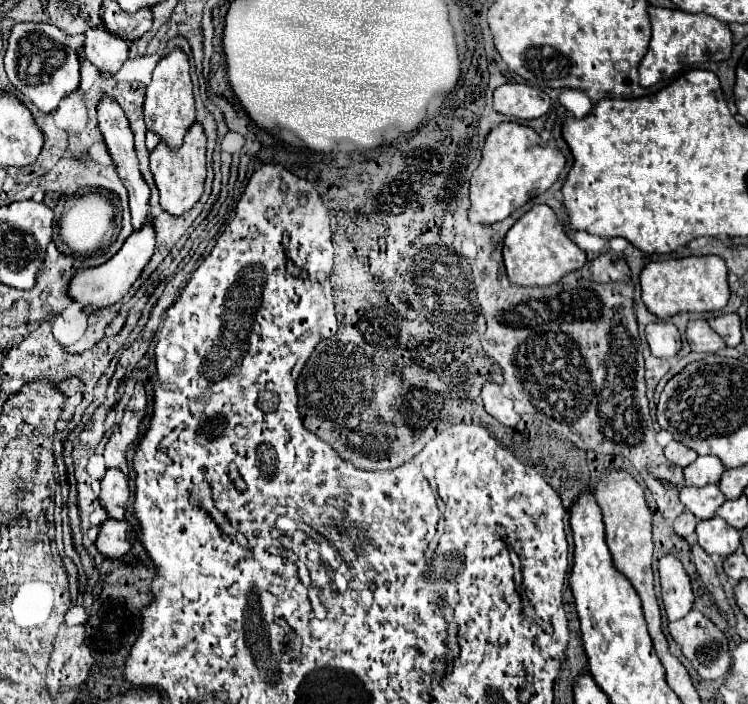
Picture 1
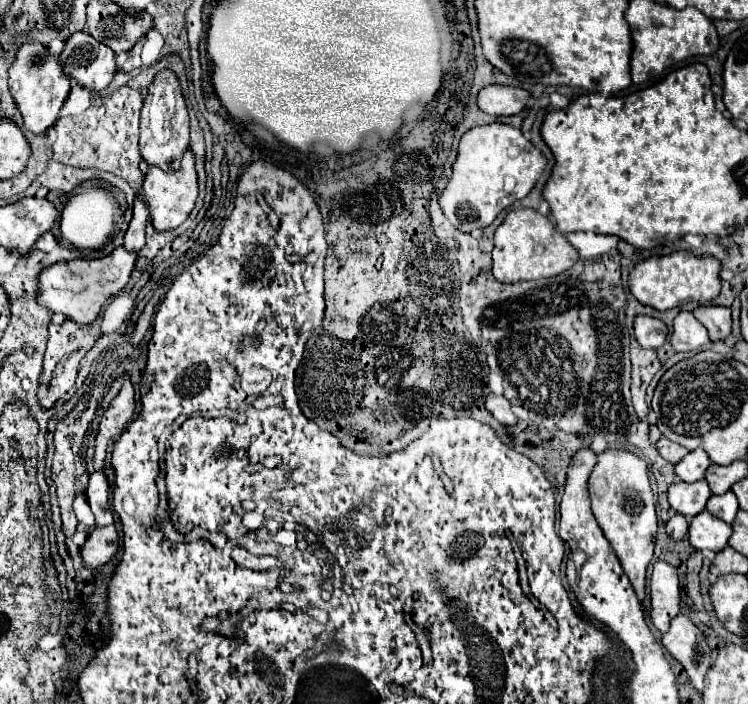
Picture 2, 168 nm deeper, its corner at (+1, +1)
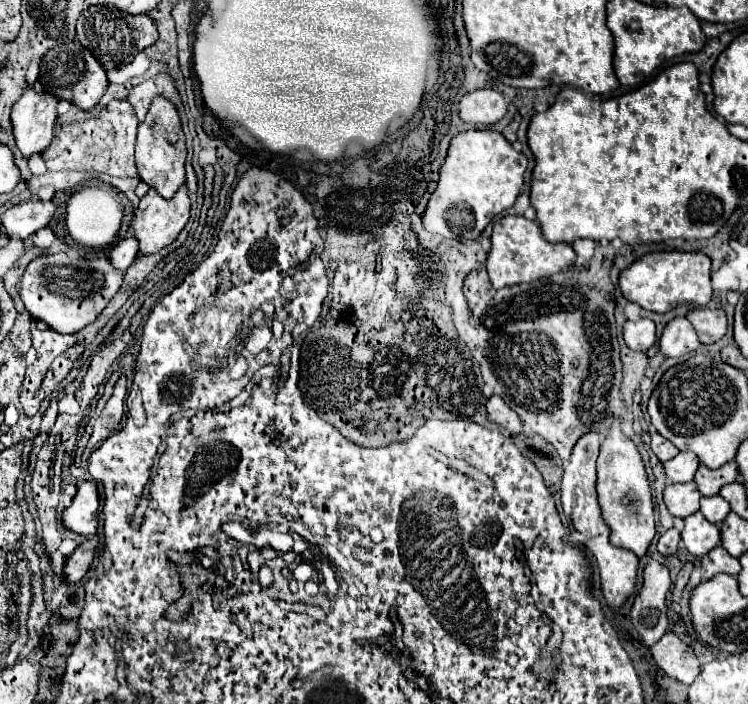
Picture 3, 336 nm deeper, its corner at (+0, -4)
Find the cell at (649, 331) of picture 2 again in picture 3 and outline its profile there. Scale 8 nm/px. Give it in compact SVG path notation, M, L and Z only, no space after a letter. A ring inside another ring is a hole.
M650 319L626 321L624 341L632 351L648 351L656 343L656 325Z

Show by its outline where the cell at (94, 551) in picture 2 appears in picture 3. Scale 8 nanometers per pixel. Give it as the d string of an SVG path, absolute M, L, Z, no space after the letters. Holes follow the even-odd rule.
M92 537L74 549L74 553L66 559L64 569L62 569L64 581L76 583L86 575L86 571L90 569L92 561L94 561L94 549L96 547L98 547L98 537Z

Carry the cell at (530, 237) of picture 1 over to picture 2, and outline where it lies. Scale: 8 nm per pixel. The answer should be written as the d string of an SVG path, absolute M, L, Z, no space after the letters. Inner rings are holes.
M517 208L509 212L503 224L495 230L493 248L493 276L501 282L521 282L557 276L579 260L579 252L567 242L567 238L555 230L547 216L541 216L533 208Z

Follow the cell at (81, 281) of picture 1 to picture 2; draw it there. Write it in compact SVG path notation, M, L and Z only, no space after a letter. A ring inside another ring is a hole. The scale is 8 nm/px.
M115 248L109 256L97 260L69 260L59 262L41 272L39 278L39 302L51 312L65 314L69 320L79 324L91 324L105 300L117 296L129 282L131 272L137 262L137 252L129 252L125 248Z

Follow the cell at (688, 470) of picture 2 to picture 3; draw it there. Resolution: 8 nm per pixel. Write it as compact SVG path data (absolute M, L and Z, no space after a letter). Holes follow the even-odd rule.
M680 451L680 455L668 459L662 463L664 465L664 471L666 471L666 477L674 483L686 483L686 481L692 481L694 479L694 473L700 465L698 457L690 451Z

